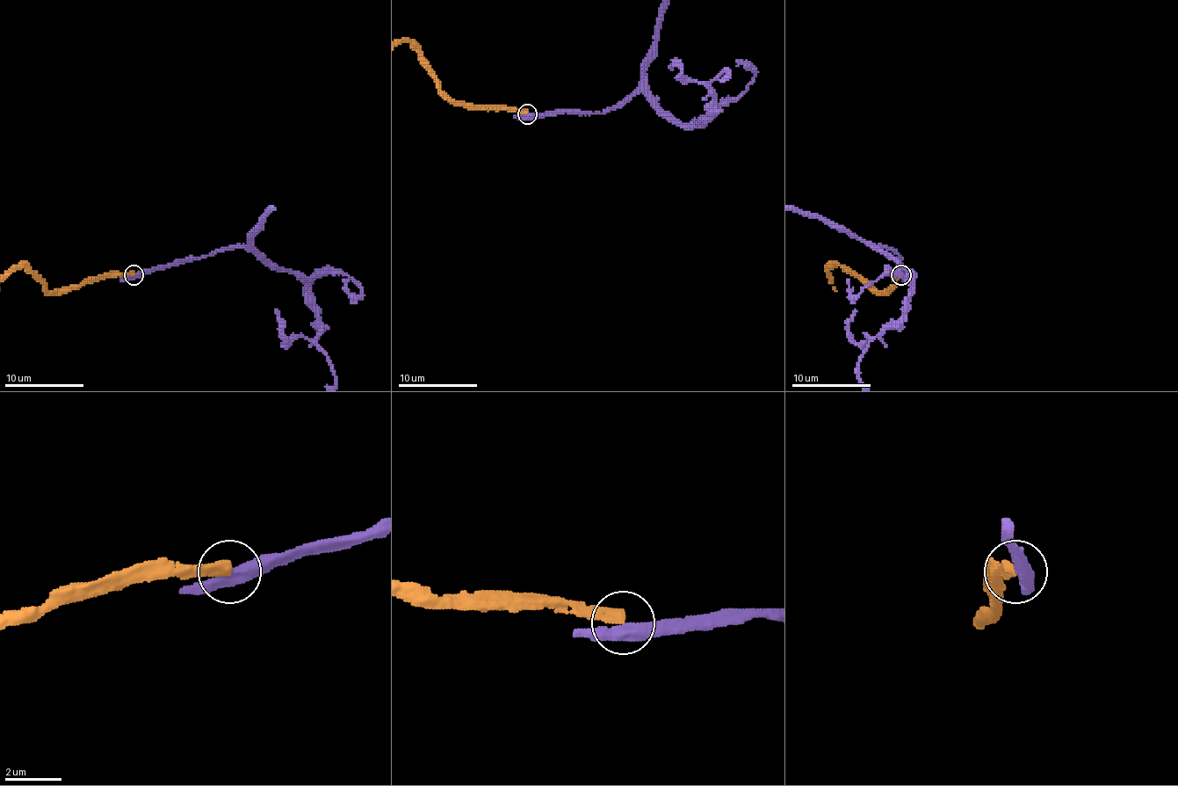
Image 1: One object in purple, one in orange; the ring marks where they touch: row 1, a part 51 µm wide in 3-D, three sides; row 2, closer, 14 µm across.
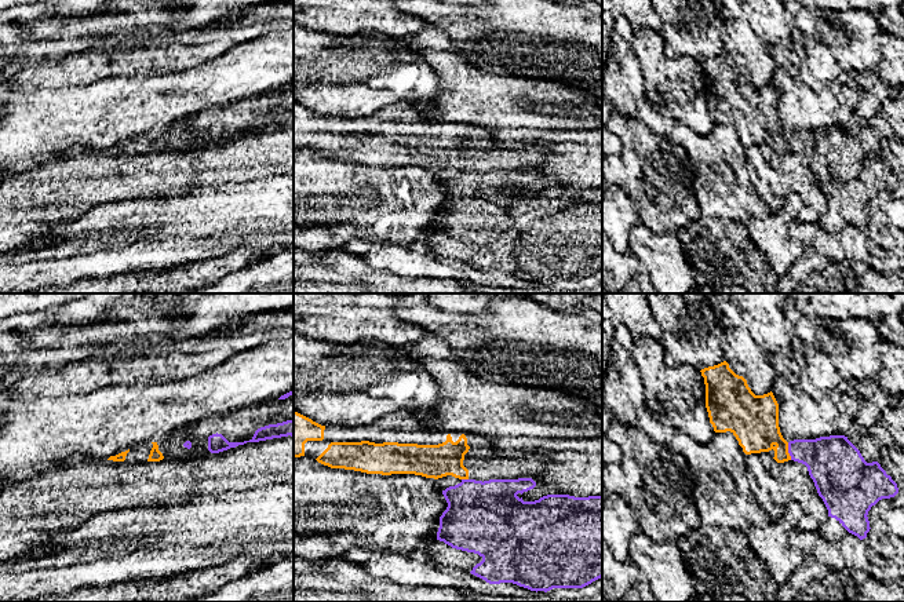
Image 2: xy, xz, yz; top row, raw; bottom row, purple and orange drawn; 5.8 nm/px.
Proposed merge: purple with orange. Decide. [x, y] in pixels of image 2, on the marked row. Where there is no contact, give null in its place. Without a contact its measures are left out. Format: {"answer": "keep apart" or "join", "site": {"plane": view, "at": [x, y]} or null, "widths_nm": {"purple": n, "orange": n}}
{"answer": "keep apart", "site": {"plane": "yz", "at": [788, 451]}, "widths_nm": {"purple": 280, "orange": 280}}

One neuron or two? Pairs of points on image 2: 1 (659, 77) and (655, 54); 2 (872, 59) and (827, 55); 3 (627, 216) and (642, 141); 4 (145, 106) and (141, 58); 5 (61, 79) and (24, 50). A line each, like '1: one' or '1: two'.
1: one
2: one
3: two
4: two
5: two

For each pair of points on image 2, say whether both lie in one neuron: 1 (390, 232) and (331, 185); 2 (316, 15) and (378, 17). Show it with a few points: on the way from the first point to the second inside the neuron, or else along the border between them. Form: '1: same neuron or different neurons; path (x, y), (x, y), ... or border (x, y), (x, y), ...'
1: same neuron; path (375, 216), (346, 192)
2: same neuron; path (331, 15), (363, 15)

